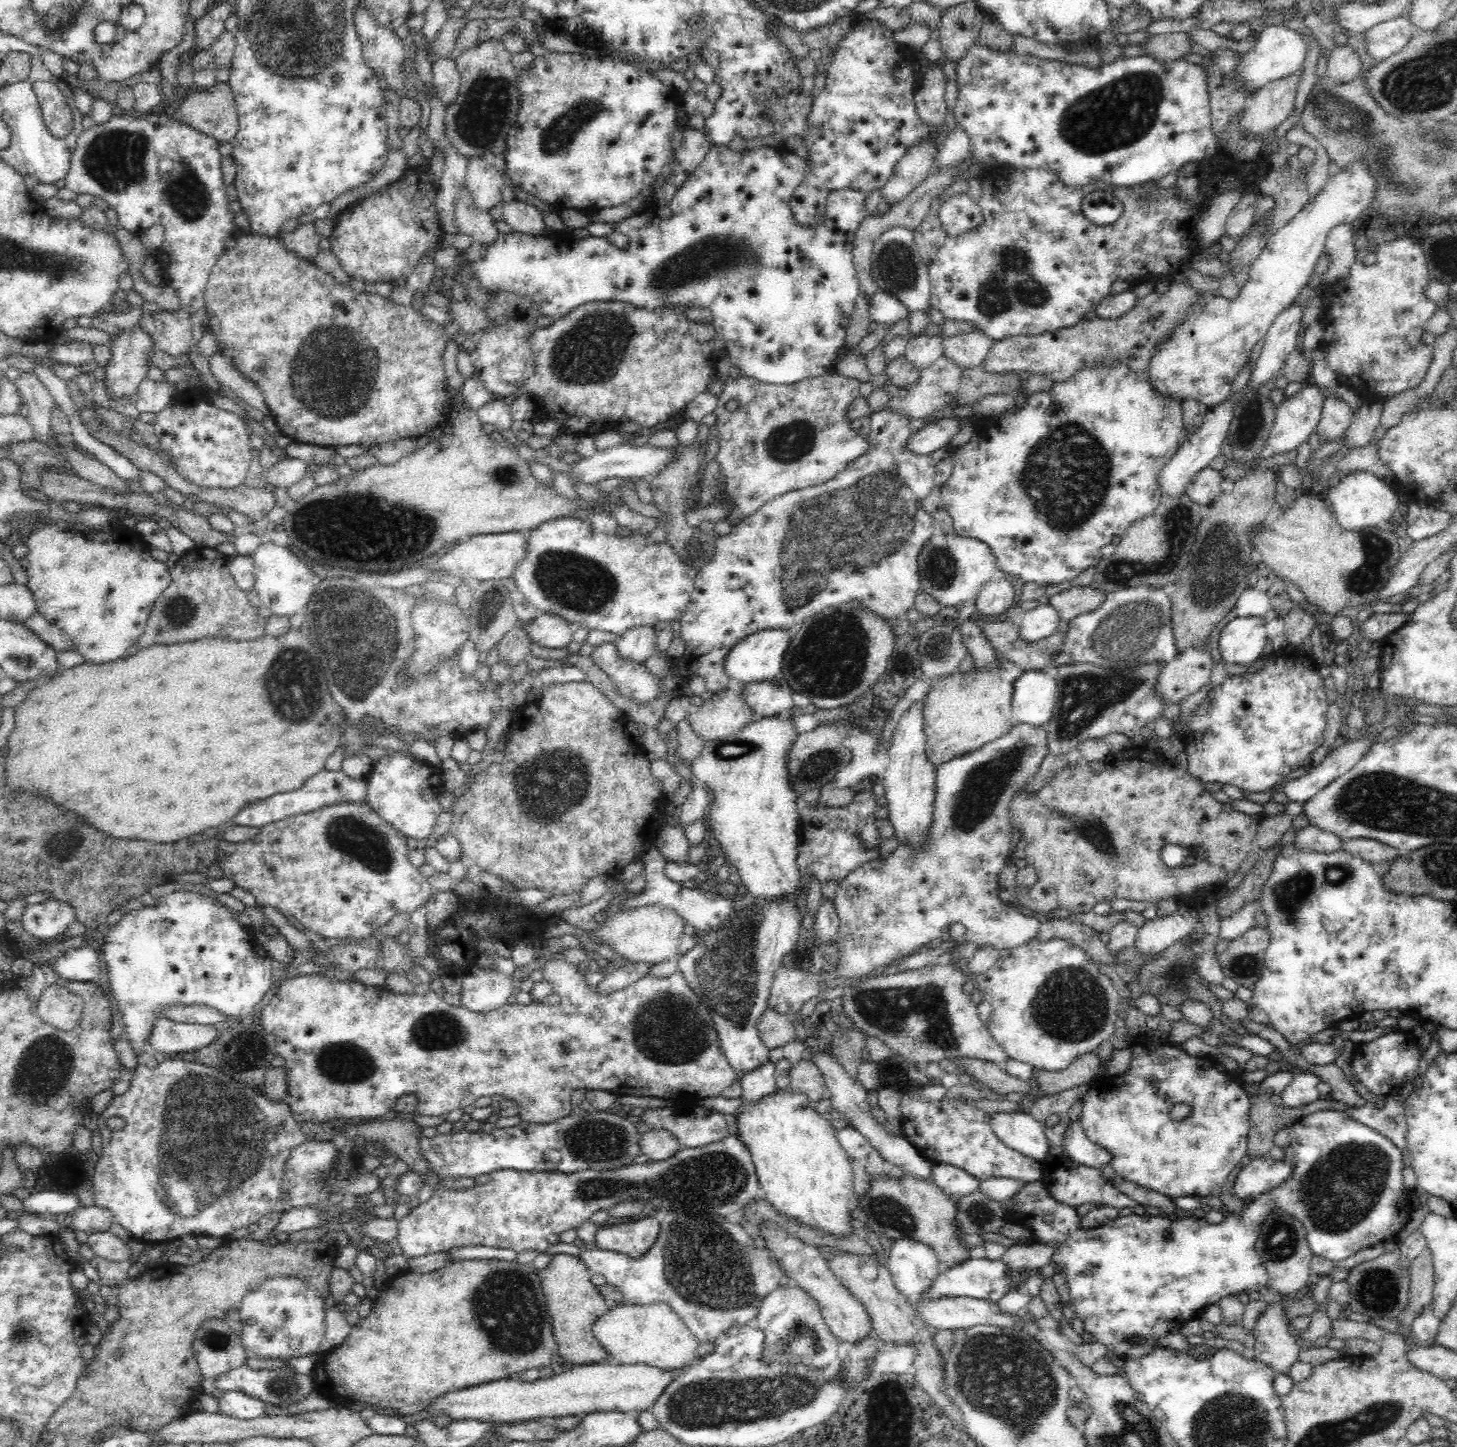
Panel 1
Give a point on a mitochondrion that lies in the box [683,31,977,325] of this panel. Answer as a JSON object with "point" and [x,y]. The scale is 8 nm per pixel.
{"point":[896,265]}

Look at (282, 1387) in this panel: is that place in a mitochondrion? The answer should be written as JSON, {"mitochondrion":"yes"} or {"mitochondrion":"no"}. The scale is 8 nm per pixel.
{"mitochondrion":"yes"}

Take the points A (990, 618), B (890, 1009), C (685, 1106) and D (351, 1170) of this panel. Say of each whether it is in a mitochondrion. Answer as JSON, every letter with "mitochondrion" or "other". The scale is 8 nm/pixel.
{"A":"other","B":"mitochondrion","C":"other","D":"mitochondrion"}

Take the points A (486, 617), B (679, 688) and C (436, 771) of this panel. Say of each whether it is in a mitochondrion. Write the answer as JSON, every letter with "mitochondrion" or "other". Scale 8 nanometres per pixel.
{"A":"mitochondrion","B":"other","C":"other"}

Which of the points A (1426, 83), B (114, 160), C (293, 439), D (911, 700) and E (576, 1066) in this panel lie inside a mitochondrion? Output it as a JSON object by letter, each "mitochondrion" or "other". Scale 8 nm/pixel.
{"A":"mitochondrion","B":"mitochondrion","C":"other","D":"other","E":"other"}

